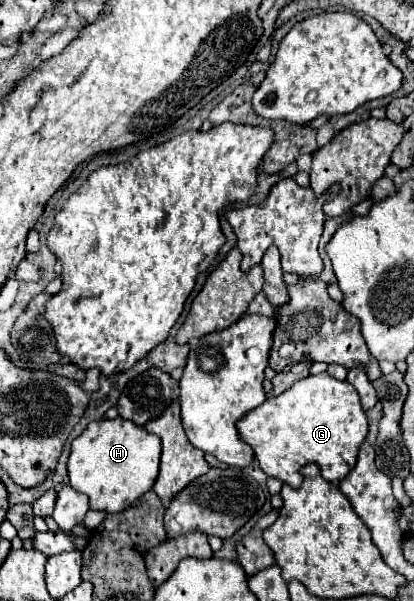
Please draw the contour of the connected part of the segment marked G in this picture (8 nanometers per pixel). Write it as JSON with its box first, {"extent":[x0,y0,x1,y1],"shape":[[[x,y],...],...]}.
{"extent":[236,373,368,489],"shape":[[[328,373],[310,375],[278,397],[266,399],[260,407],[244,415],[236,427],[240,437],[254,449],[262,471],[296,489],[302,485],[300,467],[306,463],[316,463],[330,483],[344,479],[352,471],[358,447],[368,435],[368,419],[358,393],[348,381],[338,381]]]}

